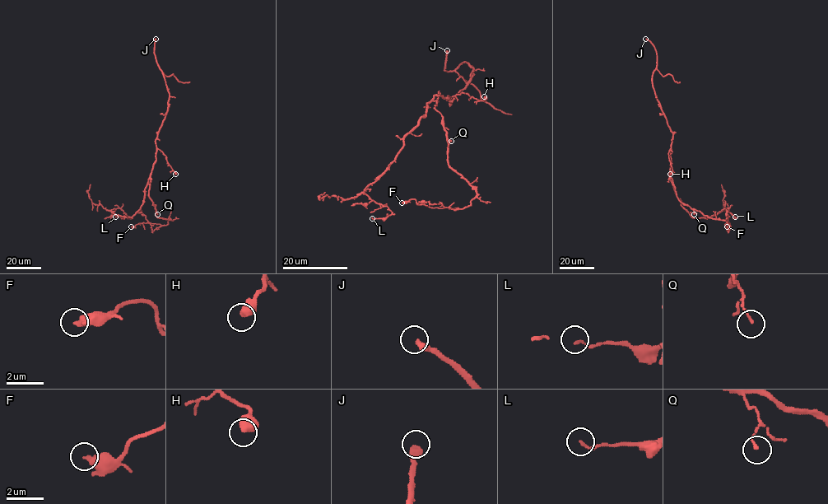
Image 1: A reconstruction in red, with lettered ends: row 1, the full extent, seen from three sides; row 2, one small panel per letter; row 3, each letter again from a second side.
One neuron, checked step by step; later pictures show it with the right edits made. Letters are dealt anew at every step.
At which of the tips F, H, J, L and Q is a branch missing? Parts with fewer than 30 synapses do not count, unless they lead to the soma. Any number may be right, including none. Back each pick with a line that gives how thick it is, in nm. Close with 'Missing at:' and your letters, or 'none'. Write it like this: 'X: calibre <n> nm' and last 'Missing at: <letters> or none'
J: calibre 400 nm
Missing at: J

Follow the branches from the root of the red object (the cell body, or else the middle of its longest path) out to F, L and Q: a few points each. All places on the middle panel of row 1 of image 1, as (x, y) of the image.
F: (444, 97), (438, 95), (434, 109), (447, 135), (448, 165), (476, 195), (462, 208), (402, 202)
L: (444, 97), (434, 95), (426, 104), (395, 160), (365, 188), (392, 213), (372, 218)
Q: (444, 97), (438, 95), (434, 109), (441, 115), (446, 137), (451, 141)

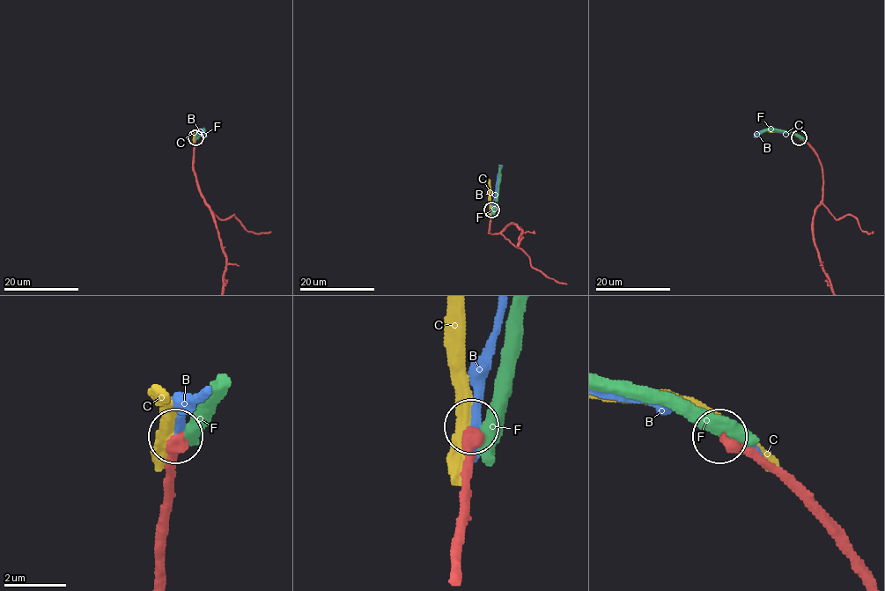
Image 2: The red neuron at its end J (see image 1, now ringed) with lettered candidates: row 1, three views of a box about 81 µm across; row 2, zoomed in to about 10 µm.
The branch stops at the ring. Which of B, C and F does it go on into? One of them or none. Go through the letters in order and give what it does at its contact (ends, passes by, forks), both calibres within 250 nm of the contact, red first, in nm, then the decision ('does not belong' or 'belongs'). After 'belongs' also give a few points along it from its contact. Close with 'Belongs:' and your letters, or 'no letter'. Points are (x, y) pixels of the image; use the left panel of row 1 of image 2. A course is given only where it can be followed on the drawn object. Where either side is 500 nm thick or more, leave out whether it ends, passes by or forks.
B: it ends | 480/320 nm | does not belong
C: 480/600 nm | does not belong
F: 440/600 nm | does not belong
Belongs: no letter

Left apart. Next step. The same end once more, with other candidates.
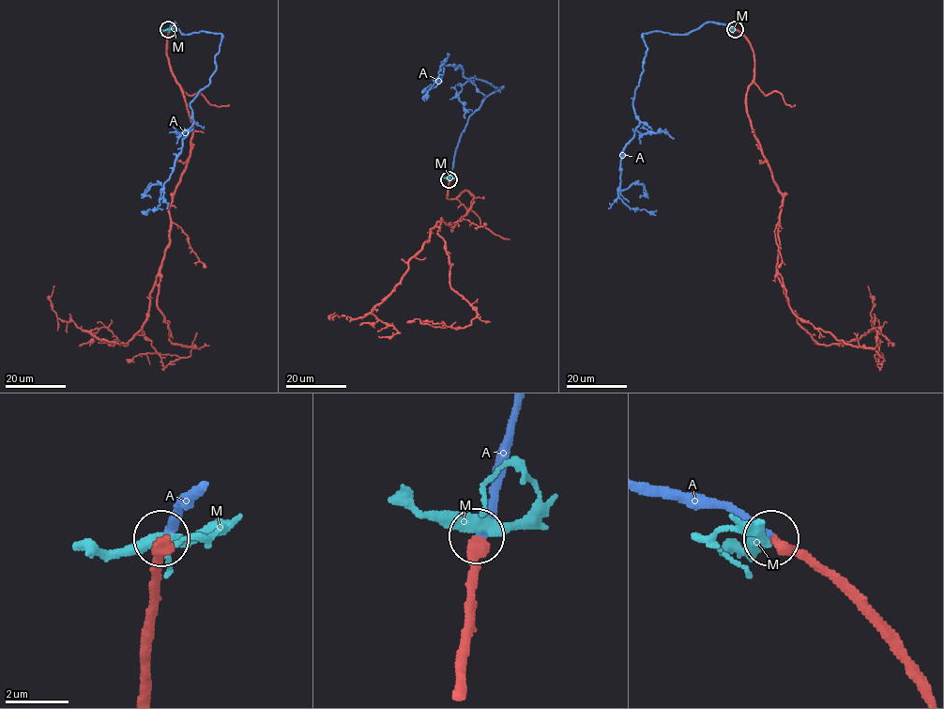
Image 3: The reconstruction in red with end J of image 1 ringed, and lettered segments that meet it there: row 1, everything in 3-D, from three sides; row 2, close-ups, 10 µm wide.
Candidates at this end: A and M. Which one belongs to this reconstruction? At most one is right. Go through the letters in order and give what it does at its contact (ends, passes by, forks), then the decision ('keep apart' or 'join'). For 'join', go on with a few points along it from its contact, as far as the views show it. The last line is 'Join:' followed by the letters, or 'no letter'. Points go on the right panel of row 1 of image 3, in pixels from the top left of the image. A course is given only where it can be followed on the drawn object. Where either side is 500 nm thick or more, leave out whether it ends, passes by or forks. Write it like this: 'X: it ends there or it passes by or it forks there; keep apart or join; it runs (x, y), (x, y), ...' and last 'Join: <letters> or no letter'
A: it ends there; join; it runs (735, 29), (707, 22), (642, 35), (639, 124), (618, 196), (657, 209)
M: it passes by; keep apart
Join: A

